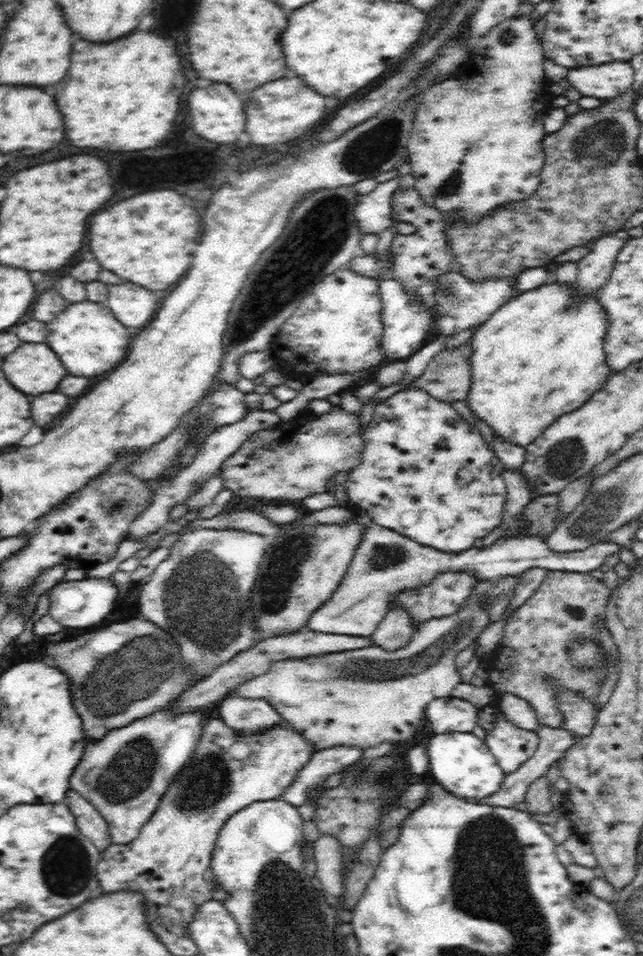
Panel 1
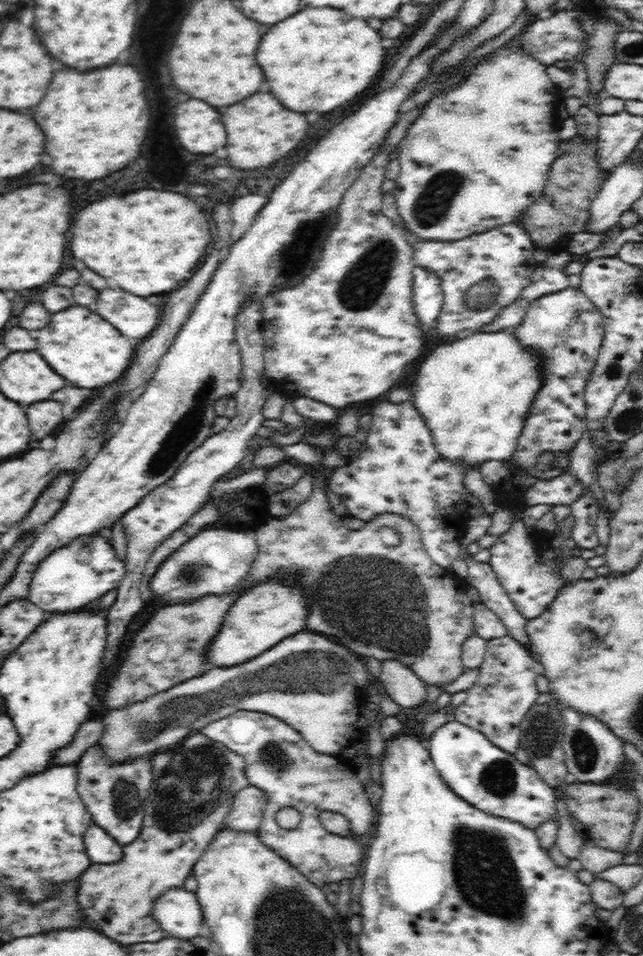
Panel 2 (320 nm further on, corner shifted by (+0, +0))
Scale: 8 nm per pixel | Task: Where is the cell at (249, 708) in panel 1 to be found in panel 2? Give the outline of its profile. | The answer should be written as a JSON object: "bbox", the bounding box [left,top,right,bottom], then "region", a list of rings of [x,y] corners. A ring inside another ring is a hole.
{"bbox":[198,710,378,890],"region":[[[238,710],[210,722],[198,732],[242,756],[246,760],[245,775],[249,784],[266,793],[263,819],[256,830],[262,844],[324,890],[332,882],[339,883],[362,873],[362,845],[354,837],[330,833],[320,822],[323,810],[339,812],[348,819],[353,834],[363,835],[376,821],[378,808],[372,806],[356,772],[345,763],[345,759],[313,750],[288,723],[253,710]],[[284,806],[296,808],[300,814],[300,824],[292,830],[280,828],[274,820],[276,812]]]}

